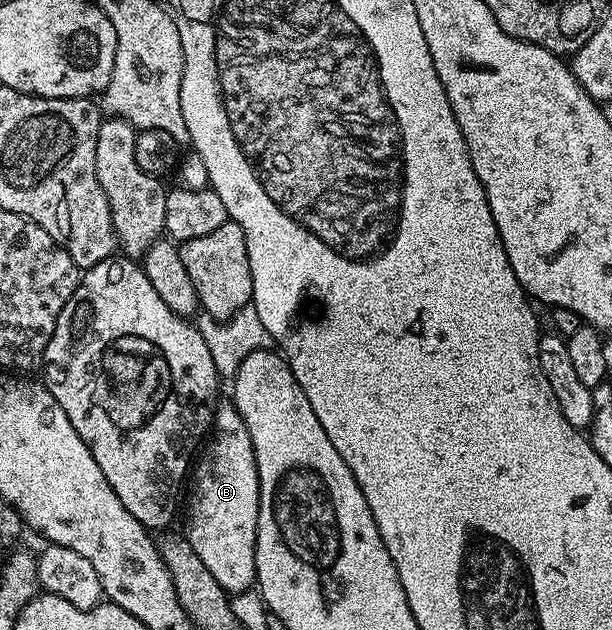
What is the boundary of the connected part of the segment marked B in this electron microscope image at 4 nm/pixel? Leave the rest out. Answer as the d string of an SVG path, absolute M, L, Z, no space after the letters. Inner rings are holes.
M231 401L221 402L212 414L207 443L203 448L204 456L202 451L195 460L191 476L192 504L188 507L186 538L194 553L198 553L202 565L210 569L214 581L218 581L224 591L250 591L256 581L256 530L260 504L258 465L254 461L254 445L250 445L246 421L242 421Z

